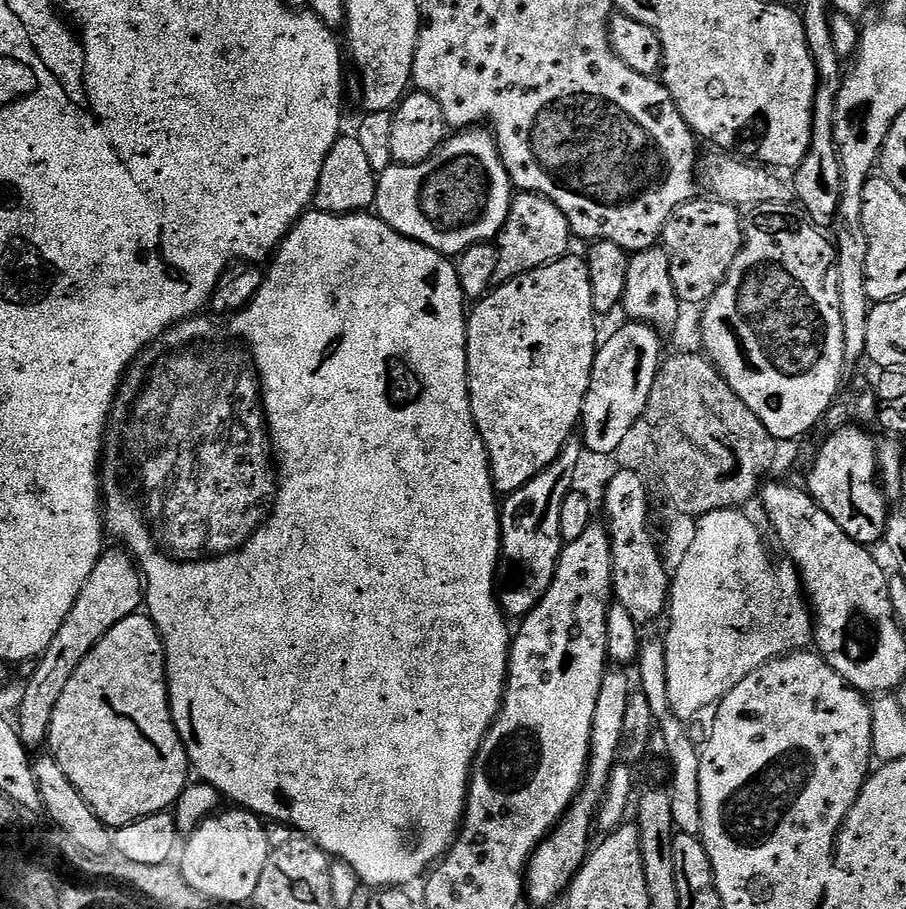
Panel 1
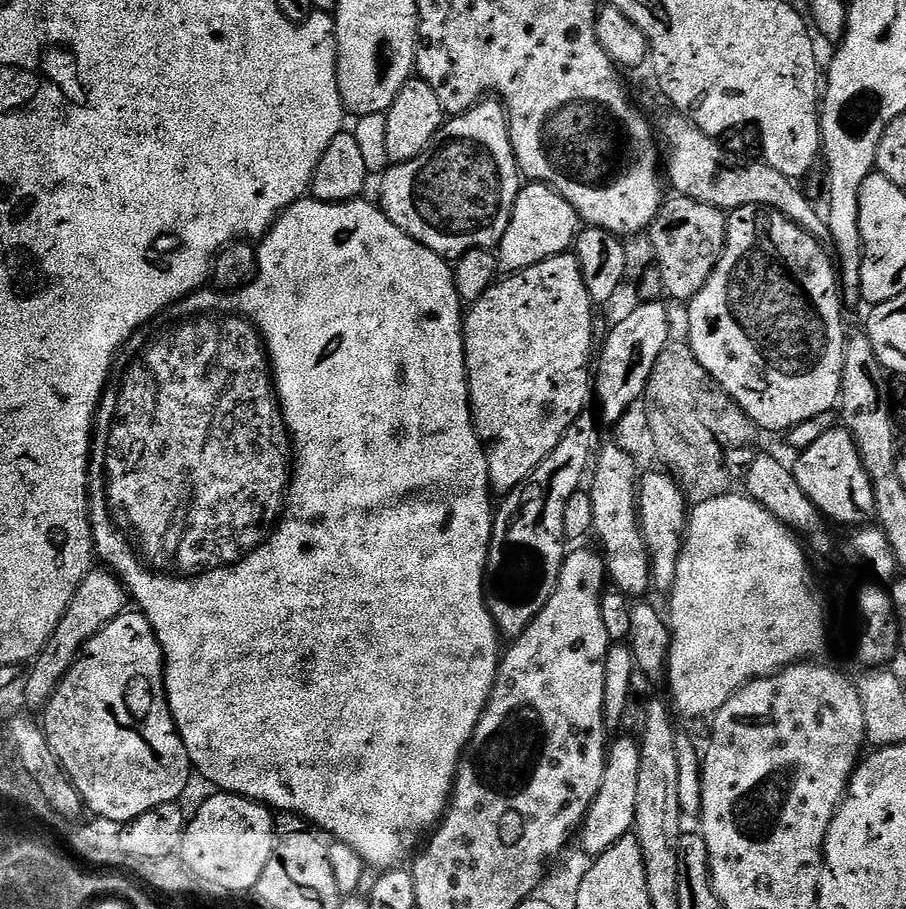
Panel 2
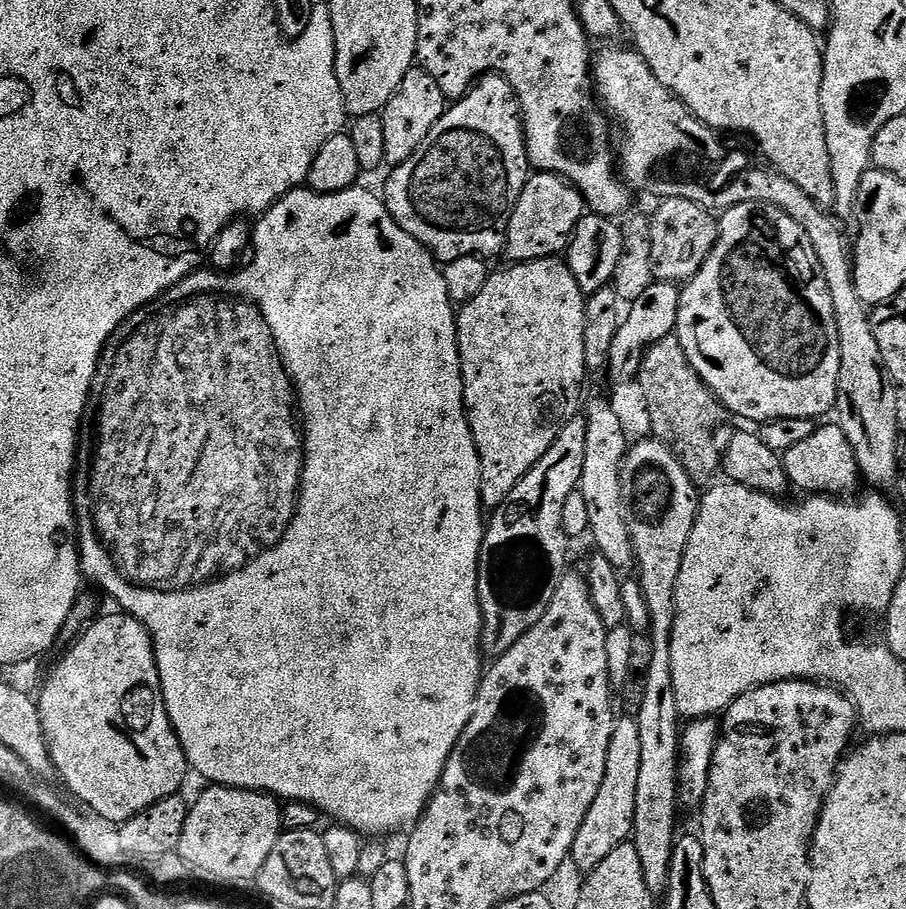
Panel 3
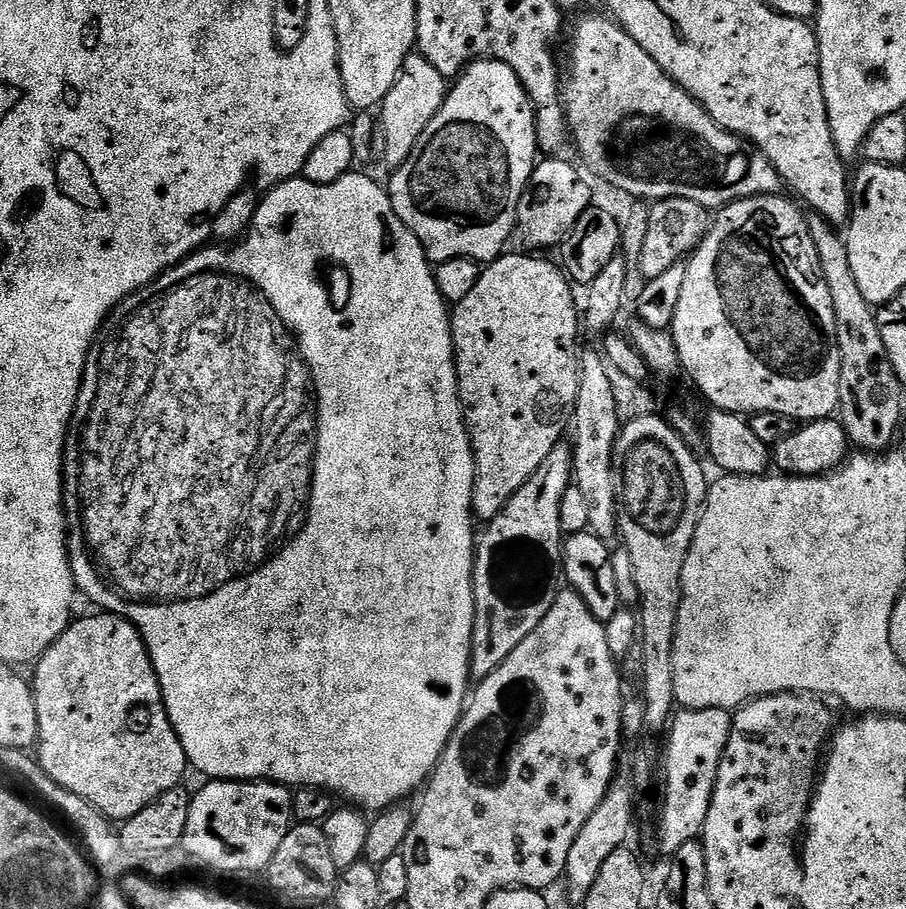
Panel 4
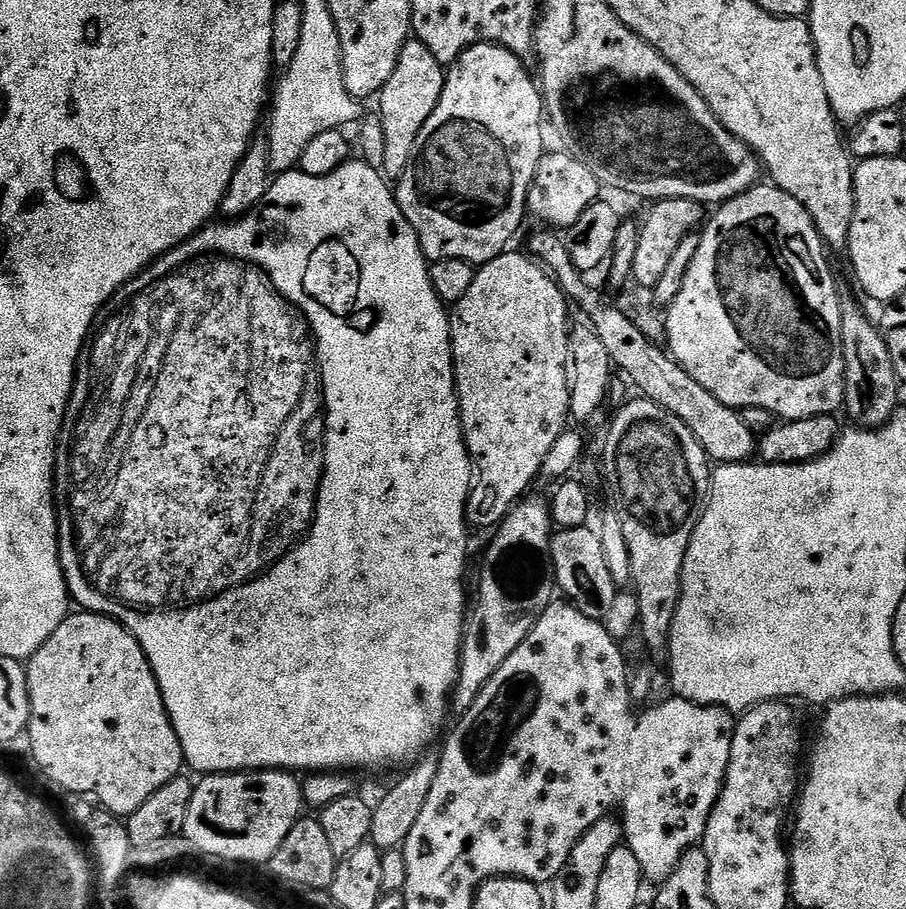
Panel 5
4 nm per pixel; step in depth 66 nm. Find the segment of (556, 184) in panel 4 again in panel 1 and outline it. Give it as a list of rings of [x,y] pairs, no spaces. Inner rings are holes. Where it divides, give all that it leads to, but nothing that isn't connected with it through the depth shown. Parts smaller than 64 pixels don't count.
[[[517,191],[512,198],[512,205],[506,214],[506,222],[500,235],[496,237],[498,266],[494,269],[494,281],[497,285],[518,278],[535,268],[546,266],[550,262],[569,255],[571,244],[574,244],[572,228],[568,219],[554,202],[533,192]]]

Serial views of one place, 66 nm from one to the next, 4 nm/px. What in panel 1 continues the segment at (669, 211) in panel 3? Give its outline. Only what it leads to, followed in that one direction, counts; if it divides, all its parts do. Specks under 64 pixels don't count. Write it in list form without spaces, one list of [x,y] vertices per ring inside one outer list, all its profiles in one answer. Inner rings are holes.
[[[697,198],[687,200],[682,206],[678,206],[670,214],[670,218],[664,223],[664,234],[662,237],[662,247],[669,256],[670,277],[674,290],[681,305],[697,304],[703,306],[714,294],[726,278],[734,258],[738,254],[740,247],[744,245],[745,221],[740,220],[741,209],[734,204],[728,204],[725,200],[715,198]]]

